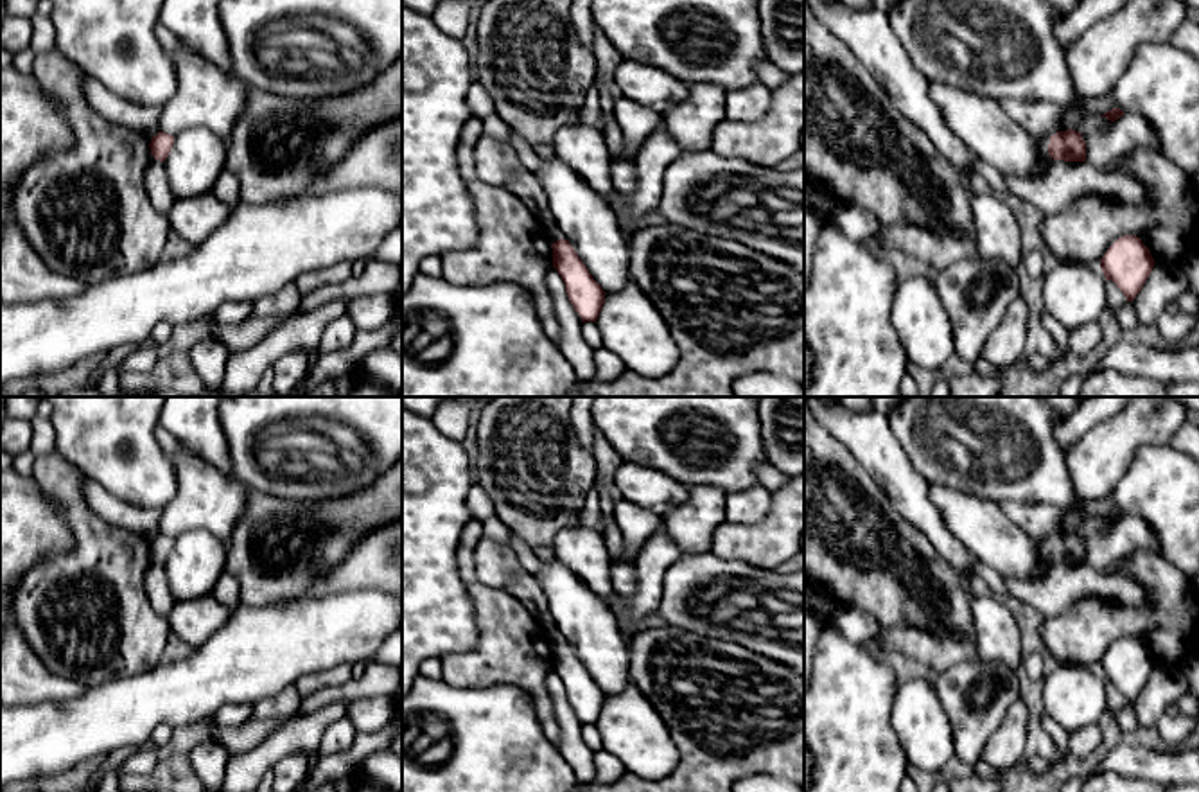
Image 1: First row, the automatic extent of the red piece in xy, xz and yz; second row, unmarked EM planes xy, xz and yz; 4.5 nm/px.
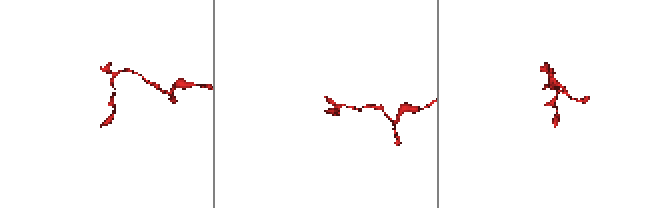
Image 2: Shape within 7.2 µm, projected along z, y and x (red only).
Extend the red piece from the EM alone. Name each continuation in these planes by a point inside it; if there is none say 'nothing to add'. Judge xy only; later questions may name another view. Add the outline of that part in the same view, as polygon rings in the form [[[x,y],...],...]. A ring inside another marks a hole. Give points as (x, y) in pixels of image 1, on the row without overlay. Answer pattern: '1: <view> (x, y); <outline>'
nothing to add

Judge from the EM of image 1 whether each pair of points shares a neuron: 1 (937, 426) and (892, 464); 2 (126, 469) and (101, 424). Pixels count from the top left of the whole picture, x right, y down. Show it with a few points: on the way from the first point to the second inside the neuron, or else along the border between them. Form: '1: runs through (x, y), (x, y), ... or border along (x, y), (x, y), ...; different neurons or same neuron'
1: border along (887, 419), (910, 466), (932, 484); different neurons
2: runs through (119, 458), (112, 435); same neuron

